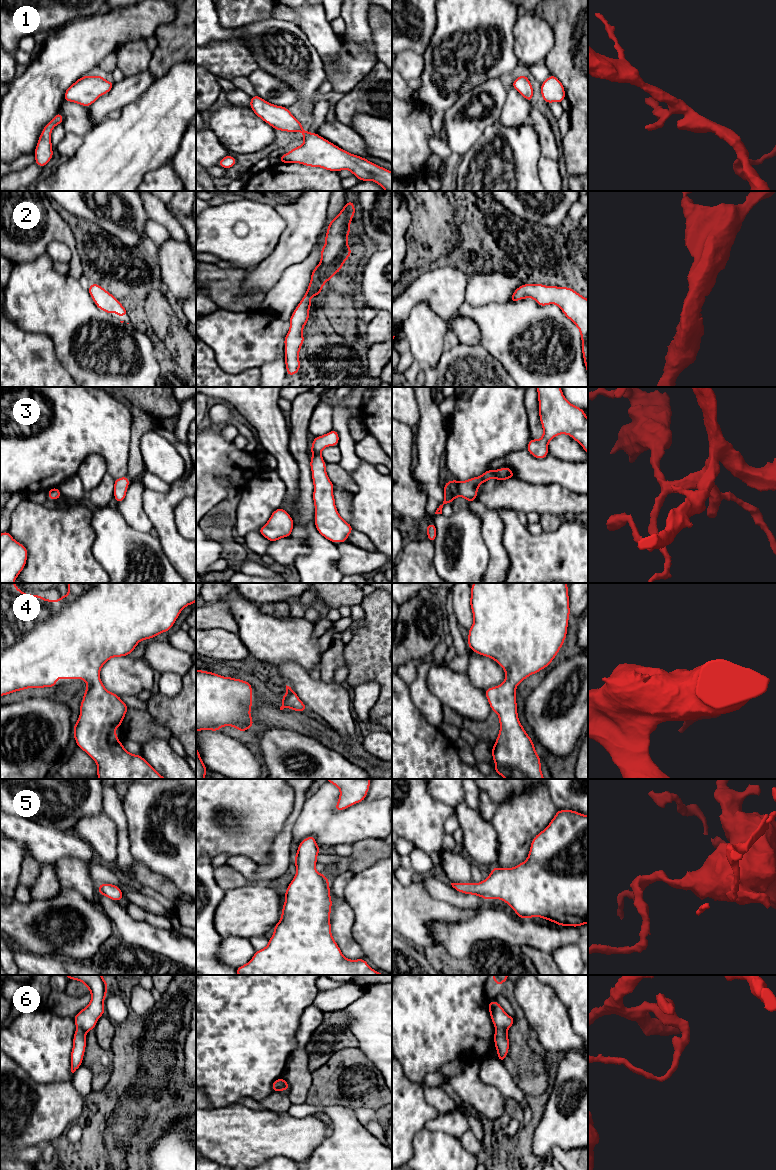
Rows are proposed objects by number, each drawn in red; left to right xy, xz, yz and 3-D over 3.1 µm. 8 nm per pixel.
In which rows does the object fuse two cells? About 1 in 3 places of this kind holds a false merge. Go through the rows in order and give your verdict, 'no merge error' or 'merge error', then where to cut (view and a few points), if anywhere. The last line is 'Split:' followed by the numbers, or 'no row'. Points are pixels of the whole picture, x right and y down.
1: no merge error | no cut
2: no merge error | no cut
3: no merge error | no cut
4: no merge error | no cut
5: no merge error | no cut
6: merge error | xz (279, 1079), (277, 1090)
Split: 6

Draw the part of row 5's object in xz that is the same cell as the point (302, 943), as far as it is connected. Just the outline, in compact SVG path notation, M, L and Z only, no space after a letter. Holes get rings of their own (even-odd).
M314 835L299 843L294 857L296 875L284 893L281 919L274 926L268 945L256 950L248 963L236 968L238 975L386 975L372 969L364 958L347 959L335 942L330 923L329 880L314 868L320 850Z

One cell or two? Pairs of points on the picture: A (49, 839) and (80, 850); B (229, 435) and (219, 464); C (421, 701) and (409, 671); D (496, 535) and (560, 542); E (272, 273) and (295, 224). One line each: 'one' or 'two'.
A: one
B: two
C: two
D: two
E: one

